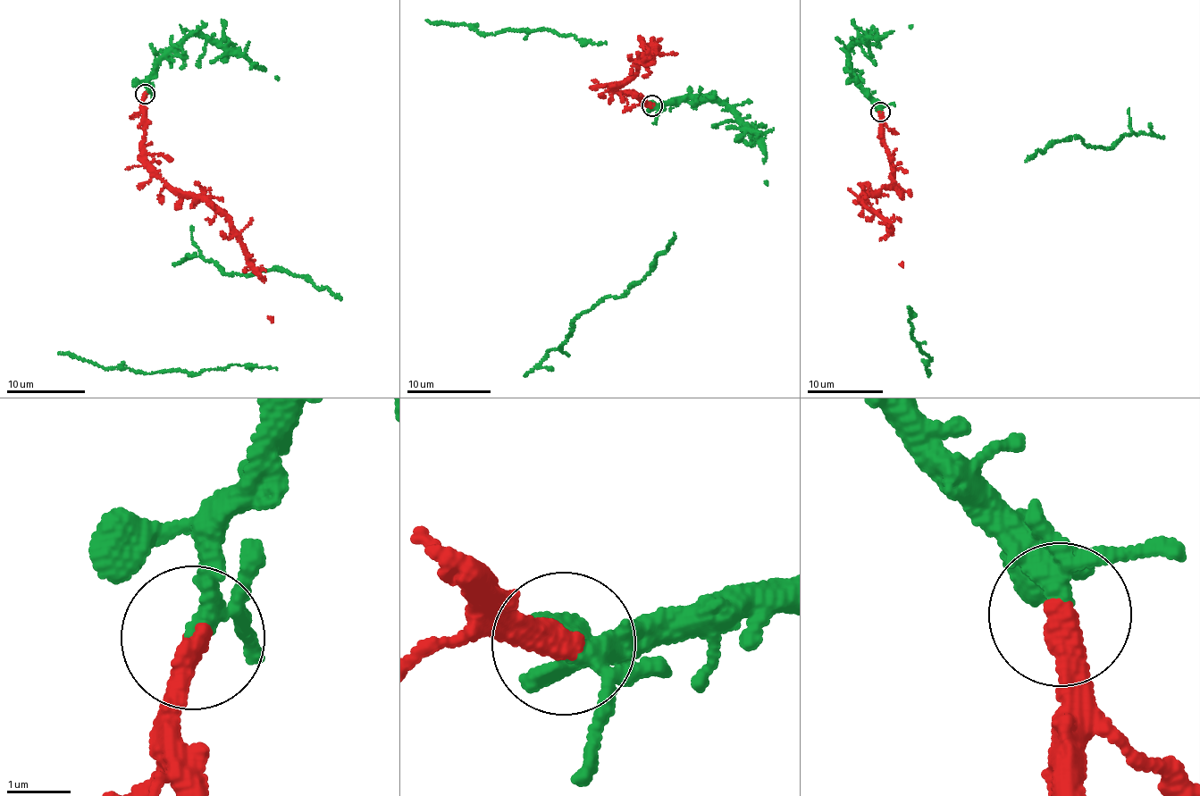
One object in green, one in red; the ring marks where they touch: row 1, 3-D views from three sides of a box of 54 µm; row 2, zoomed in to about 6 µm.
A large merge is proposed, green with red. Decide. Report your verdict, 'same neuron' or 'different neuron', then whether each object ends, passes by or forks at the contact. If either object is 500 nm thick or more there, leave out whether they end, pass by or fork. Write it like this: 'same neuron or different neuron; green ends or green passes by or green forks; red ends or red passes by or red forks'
same neuron; green passes by; red ends

